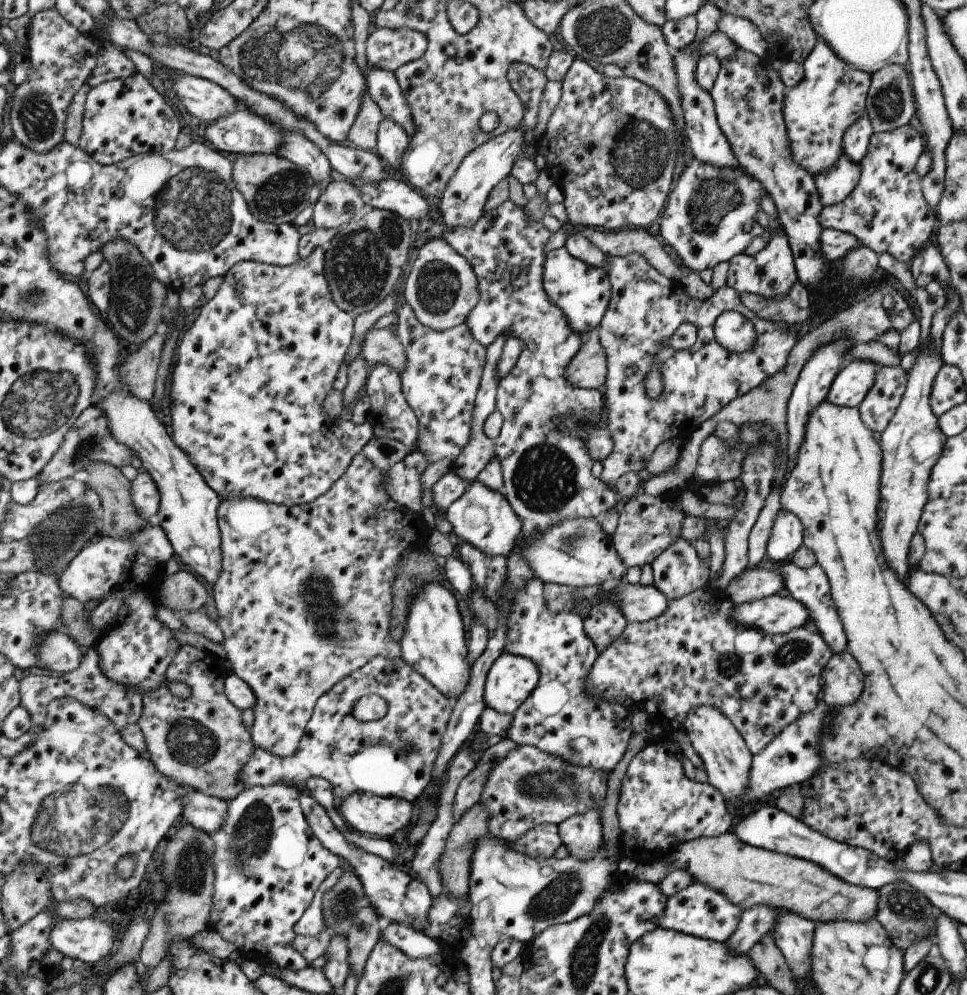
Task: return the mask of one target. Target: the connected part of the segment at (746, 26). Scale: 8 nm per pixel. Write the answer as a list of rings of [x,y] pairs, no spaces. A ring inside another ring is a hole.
[[[721,13],[717,29],[740,50],[751,52],[757,57],[762,57],[767,51],[767,42],[761,38],[757,28],[745,18]]]

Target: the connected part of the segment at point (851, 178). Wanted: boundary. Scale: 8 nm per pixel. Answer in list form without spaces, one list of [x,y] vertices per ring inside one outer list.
[[[841,153],[835,166],[831,170],[825,170],[825,174],[812,176],[815,189],[820,194],[823,207],[841,202],[843,198],[849,196],[853,186],[859,180],[859,164],[849,162],[847,156]]]

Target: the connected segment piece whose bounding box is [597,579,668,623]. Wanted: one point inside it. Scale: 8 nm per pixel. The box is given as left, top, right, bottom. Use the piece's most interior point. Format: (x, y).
(637, 603)

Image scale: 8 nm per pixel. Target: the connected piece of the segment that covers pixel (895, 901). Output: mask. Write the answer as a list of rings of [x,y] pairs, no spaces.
[[[893,881],[889,884],[881,885],[877,892],[877,910],[874,917],[885,929],[889,938],[893,930],[899,932],[897,938],[891,938],[893,946],[896,946],[903,952],[908,945],[915,943],[917,940],[921,940],[921,938],[929,938],[933,944],[936,944],[934,930],[936,915],[939,910],[923,896],[922,892],[915,890],[906,882],[901,881]]]

